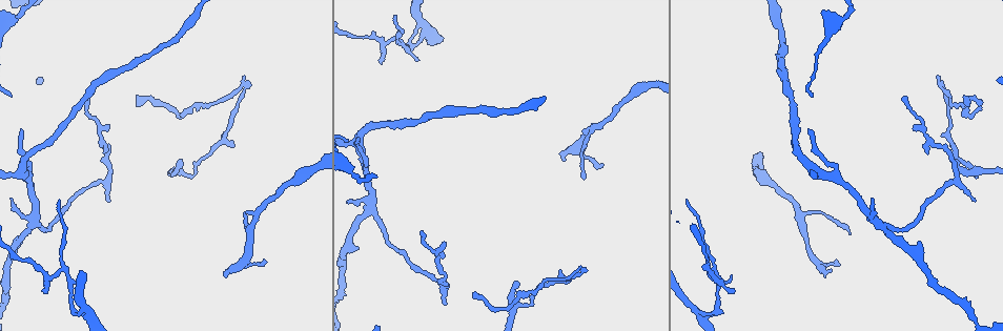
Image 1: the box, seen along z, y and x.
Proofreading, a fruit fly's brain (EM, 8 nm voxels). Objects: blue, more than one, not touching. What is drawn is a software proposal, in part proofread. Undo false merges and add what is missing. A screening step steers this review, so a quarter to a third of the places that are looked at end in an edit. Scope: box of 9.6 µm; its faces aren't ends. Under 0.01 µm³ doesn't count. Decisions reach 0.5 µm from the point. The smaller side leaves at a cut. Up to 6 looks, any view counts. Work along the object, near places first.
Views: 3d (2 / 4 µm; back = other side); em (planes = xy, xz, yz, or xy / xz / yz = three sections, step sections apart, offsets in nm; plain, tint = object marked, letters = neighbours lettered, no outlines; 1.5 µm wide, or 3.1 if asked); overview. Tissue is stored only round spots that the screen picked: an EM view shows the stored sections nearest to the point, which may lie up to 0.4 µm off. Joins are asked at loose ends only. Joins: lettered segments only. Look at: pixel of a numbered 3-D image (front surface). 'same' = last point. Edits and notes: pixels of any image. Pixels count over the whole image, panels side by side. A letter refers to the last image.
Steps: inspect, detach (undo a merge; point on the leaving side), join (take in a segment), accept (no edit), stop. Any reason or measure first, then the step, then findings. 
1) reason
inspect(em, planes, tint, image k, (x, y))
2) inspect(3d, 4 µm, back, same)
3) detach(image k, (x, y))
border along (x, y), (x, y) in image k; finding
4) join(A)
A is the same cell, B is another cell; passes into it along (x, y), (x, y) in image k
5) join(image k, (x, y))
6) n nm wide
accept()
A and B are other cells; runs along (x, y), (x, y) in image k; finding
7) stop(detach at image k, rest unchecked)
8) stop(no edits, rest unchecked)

sharp bend
inspect(3d, 2 µm, image 1, (67, 273))

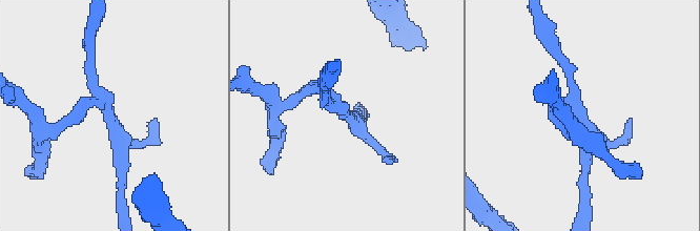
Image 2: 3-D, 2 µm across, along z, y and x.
need the tissue
inspect(em, xz, step 4, tint, image 2, (344, 109))

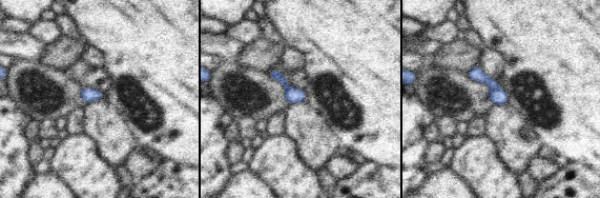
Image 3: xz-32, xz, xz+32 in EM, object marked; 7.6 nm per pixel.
cut it another way
inspect(em, planes, letters, same)

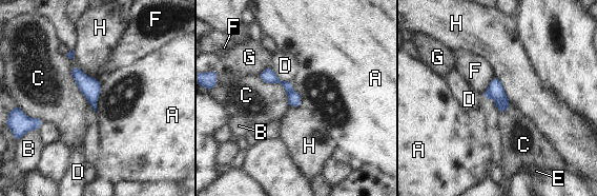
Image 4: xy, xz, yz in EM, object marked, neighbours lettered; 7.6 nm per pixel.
detach(image 4, (268, 76))
A, B, C, D, E, F, G and H are other cells; two neurons meet here

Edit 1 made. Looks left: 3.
inspect(overview)

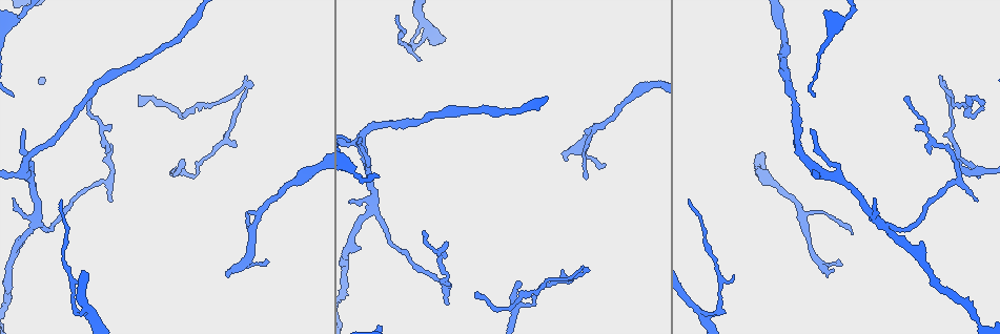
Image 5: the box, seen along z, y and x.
thin end
inspect(em, planes, letters, image 5, (905, 98))

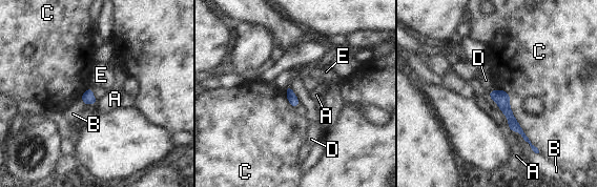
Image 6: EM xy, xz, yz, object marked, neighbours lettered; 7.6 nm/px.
80 nm wide
accept()
A, B, C, D and E are other cells; border along (494, 88), (509, 95), (539, 152) in image 6; no lettered segment goes on from it

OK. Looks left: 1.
stop(detach at image 4, rest unchecked)

